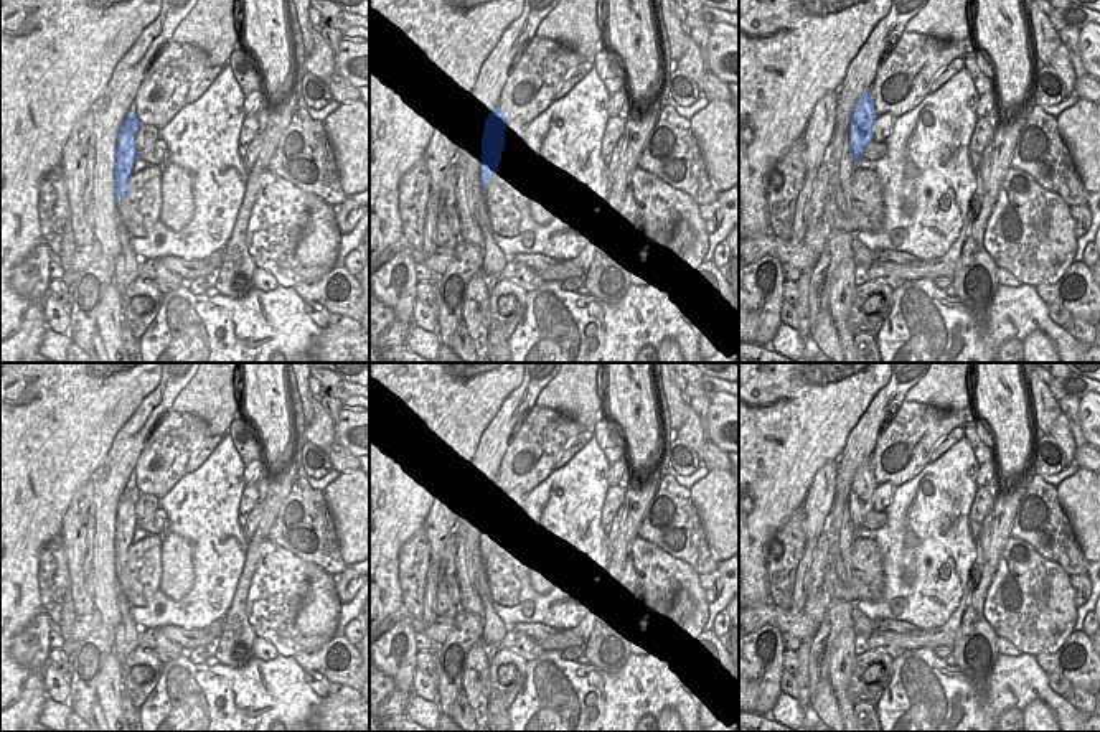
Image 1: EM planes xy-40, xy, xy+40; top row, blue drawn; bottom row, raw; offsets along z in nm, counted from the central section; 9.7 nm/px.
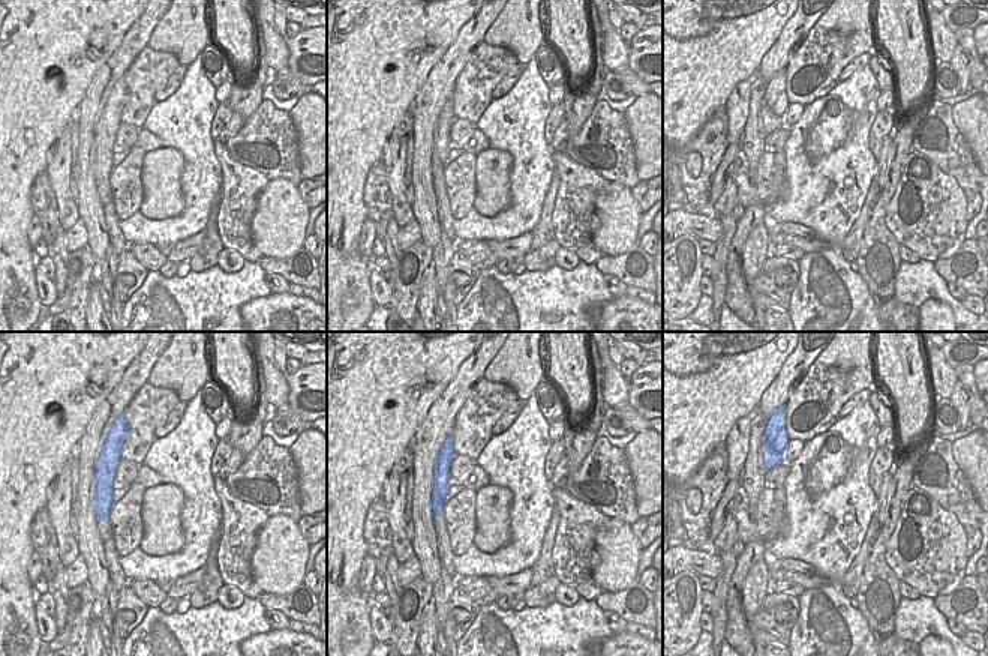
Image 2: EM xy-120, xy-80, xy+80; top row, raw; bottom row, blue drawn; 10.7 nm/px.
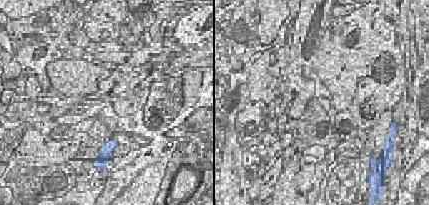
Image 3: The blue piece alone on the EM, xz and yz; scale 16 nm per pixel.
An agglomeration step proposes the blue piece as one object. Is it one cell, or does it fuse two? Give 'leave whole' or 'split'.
split

